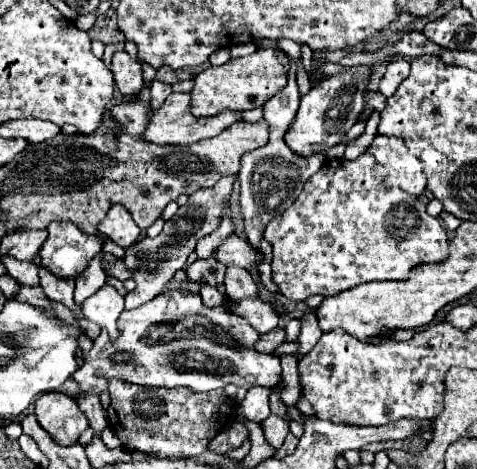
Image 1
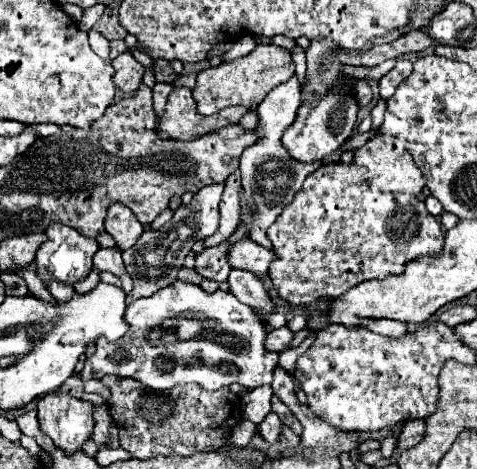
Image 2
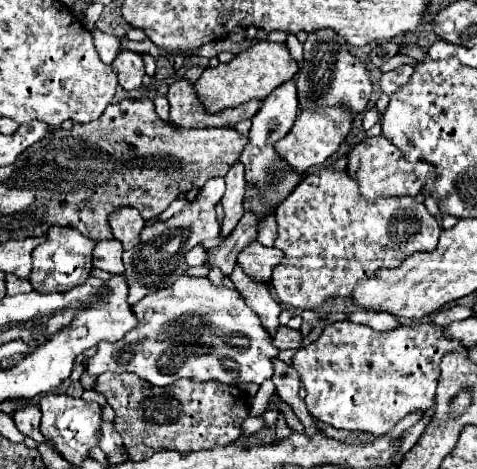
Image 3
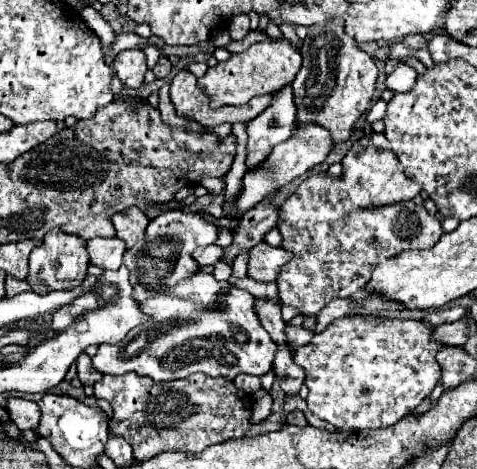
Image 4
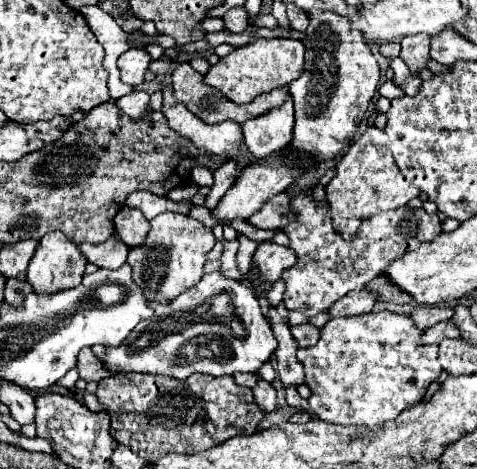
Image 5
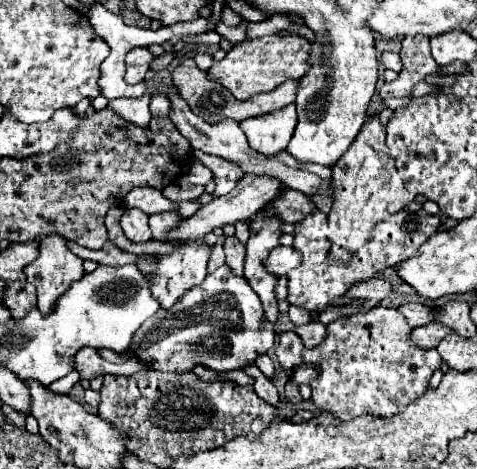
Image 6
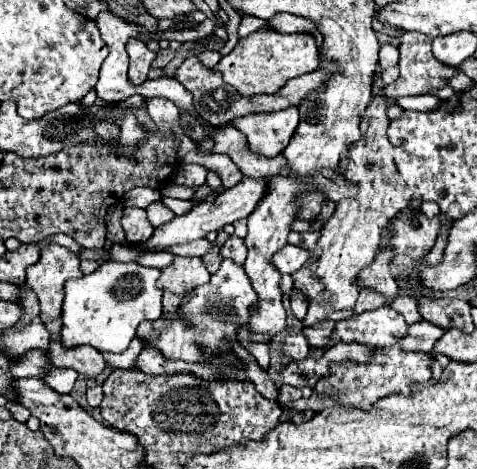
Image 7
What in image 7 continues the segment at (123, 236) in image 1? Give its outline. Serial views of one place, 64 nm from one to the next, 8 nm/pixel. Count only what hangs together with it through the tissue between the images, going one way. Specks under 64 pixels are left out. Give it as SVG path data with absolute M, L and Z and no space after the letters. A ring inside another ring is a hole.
M124 208L122 228L126 232L126 240L132 242L132 244L146 242L154 232L152 224L148 224L146 212L140 210L140 208Z

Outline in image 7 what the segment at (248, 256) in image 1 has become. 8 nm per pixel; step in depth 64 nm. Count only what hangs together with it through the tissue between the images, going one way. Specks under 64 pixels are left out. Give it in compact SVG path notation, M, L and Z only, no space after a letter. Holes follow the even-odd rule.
M286 244L284 248L280 248L274 256L272 256L272 266L280 272L280 274L292 274L296 270L300 270L300 266L308 260L308 252L300 246L292 246Z

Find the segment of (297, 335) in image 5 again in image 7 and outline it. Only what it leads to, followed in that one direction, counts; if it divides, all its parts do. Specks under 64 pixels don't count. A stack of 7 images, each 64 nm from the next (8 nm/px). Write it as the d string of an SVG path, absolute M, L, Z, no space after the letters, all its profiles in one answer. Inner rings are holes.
M322 320L322 322L316 322L308 328L304 328L302 334L308 338L310 348L318 348L318 346L324 346L328 342L328 336L332 334L332 328L334 328L334 322Z

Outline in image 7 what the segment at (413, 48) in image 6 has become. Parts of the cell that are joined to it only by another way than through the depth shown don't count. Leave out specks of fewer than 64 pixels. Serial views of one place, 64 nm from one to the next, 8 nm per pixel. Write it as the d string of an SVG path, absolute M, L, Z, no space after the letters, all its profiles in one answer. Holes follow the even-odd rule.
M402 32L400 36L400 76L394 84L384 86L382 94L386 98L400 98L400 96L416 96L426 94L430 88L446 86L446 80L459 73L456 67L444 66L432 54L432 40L418 32Z

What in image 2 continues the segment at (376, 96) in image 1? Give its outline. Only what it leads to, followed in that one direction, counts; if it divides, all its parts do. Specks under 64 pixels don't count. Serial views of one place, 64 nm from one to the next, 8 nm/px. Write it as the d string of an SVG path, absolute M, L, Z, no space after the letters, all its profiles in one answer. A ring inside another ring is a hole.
M354 80L354 88L356 88L356 100L360 106L368 106L374 98L372 94L372 88L368 86L366 80Z

